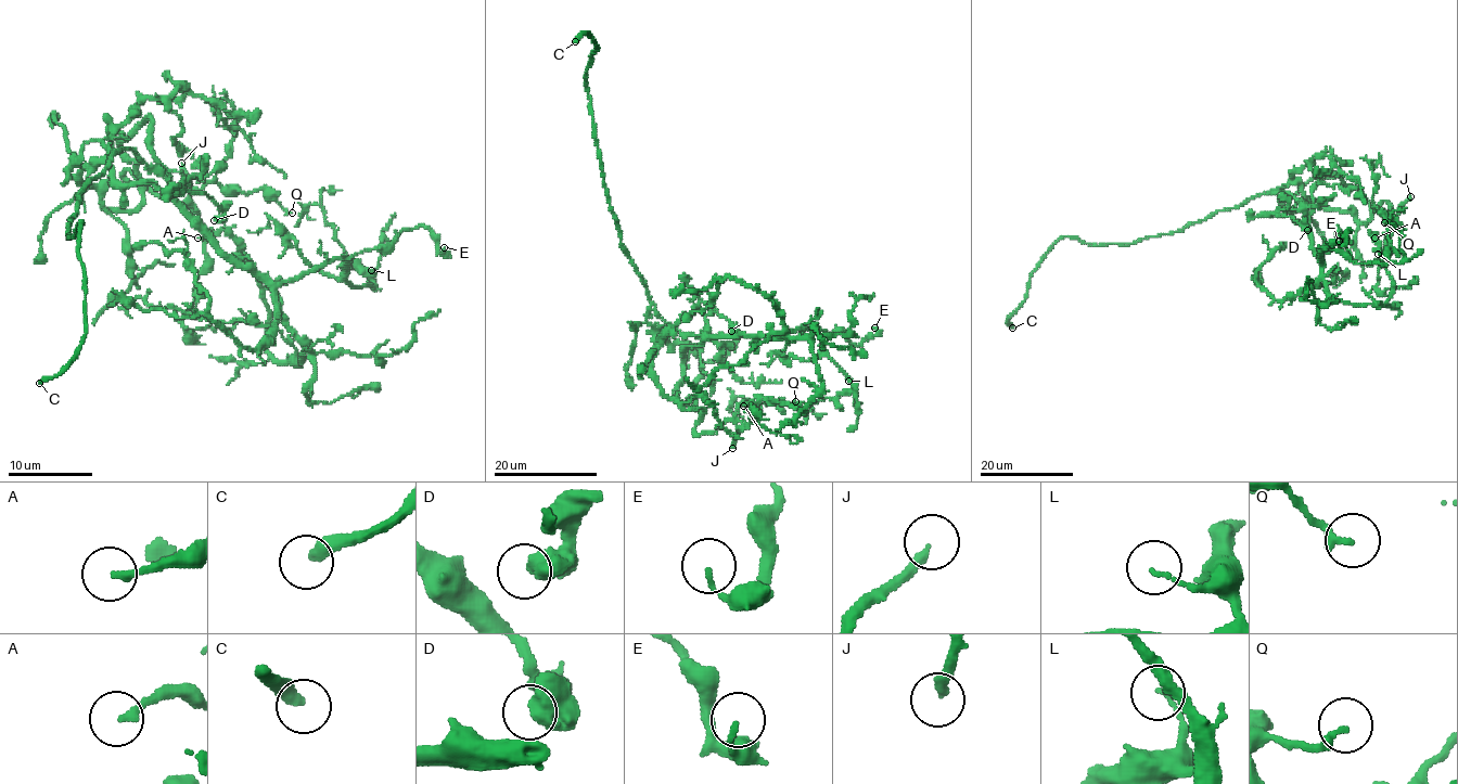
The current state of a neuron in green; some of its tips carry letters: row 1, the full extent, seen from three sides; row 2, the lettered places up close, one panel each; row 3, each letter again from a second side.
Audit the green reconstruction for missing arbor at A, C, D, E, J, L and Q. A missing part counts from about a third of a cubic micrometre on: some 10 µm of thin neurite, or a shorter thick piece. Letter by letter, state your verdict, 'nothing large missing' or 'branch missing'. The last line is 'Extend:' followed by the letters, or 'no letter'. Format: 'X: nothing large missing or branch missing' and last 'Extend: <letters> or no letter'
A: nothing large missing
C: branch missing
D: nothing large missing
E: nothing large missing
J: branch missing
L: nothing large missing
Q: nothing large missing
Extend: C, J

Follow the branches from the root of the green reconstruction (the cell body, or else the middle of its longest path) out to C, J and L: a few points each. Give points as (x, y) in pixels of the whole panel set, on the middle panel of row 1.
C: (703, 338), (683, 335), (655, 311), (621, 243), (586, 86), (598, 49), (586, 34), (575, 41)
J: (703, 338), (683, 348), (678, 397), (700, 412), (695, 435), (742, 423), (732, 448)
L: (703, 338), (782, 336), (787, 332), (809, 328), (819, 336), (825, 354), (848, 378), (854, 392), (848, 381)

